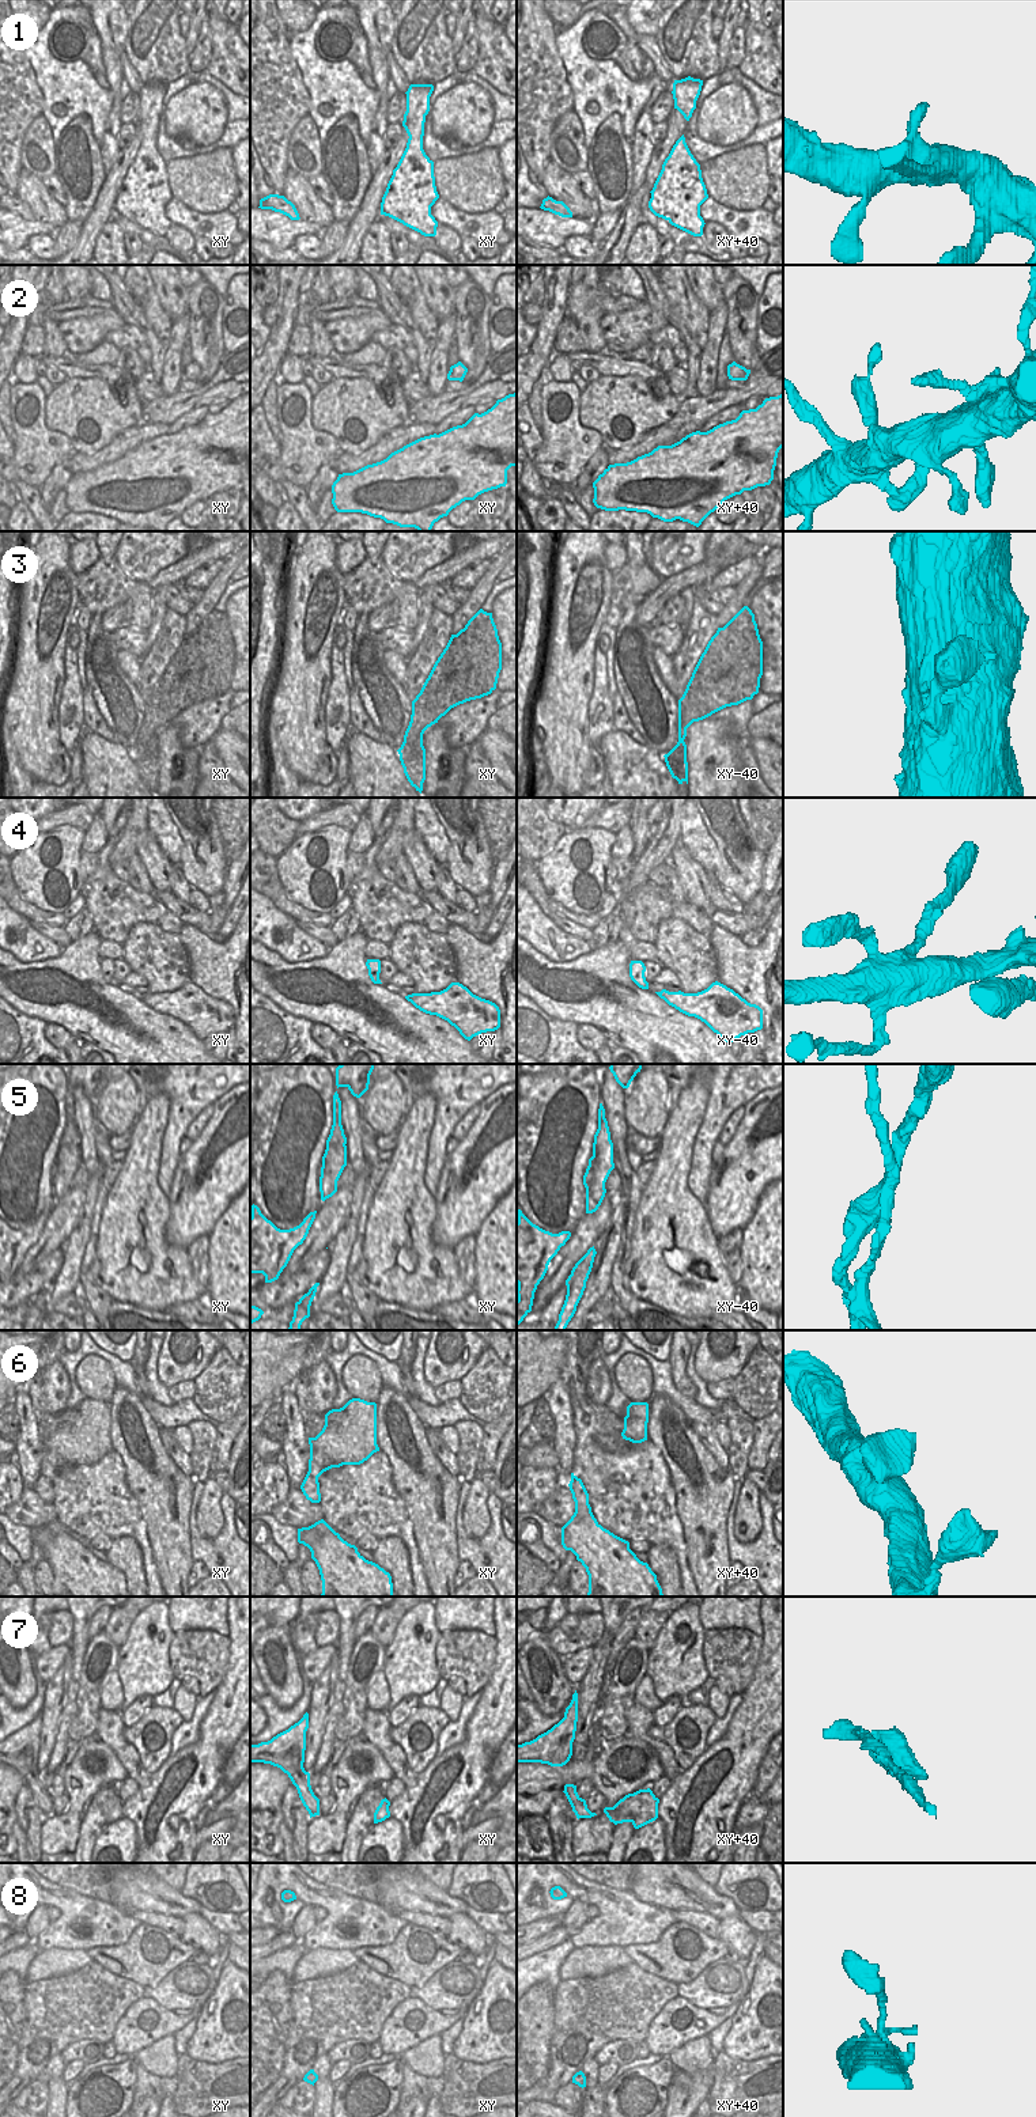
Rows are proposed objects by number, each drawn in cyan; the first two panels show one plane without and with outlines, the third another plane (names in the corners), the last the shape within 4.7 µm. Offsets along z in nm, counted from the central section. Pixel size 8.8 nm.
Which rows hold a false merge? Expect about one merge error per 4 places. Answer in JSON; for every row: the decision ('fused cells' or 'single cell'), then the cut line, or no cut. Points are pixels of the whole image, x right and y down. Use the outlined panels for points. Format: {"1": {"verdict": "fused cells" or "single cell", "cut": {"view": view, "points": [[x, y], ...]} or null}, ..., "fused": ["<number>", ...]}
{"1": {"verdict": "single cell", "cut": null}, "2": {"verdict": "single cell", "cut": null}, "3": {"verdict": "single cell", "cut": null}, "4": {"verdict": "single cell", "cut": null}, "5": {"verdict": "fused cells", "cut": {"view": "xy", "points": [[329, 1136], [333, 1143], [344, 1144]]}}, "6": {"verdict": "single cell", "cut": null}, "7": {"verdict": "single cell", "cut": null}, "8": {"verdict": "single cell", "cut": null}, "fused": ["5"]}

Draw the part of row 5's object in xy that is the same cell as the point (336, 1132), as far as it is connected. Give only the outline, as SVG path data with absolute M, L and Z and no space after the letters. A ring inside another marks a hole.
M337 1091L333 1095L333 1125L329 1137L333 1139L332 1144L347 1144L347 1137L341 1125L341 1101Z

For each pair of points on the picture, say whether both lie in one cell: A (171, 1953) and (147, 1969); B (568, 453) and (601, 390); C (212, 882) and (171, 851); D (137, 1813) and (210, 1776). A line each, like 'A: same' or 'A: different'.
A: same
B: different
C: different
D: same

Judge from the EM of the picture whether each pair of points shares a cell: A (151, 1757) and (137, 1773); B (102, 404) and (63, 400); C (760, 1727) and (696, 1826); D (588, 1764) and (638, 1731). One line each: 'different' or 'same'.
A: different
B: same
C: same
D: different

